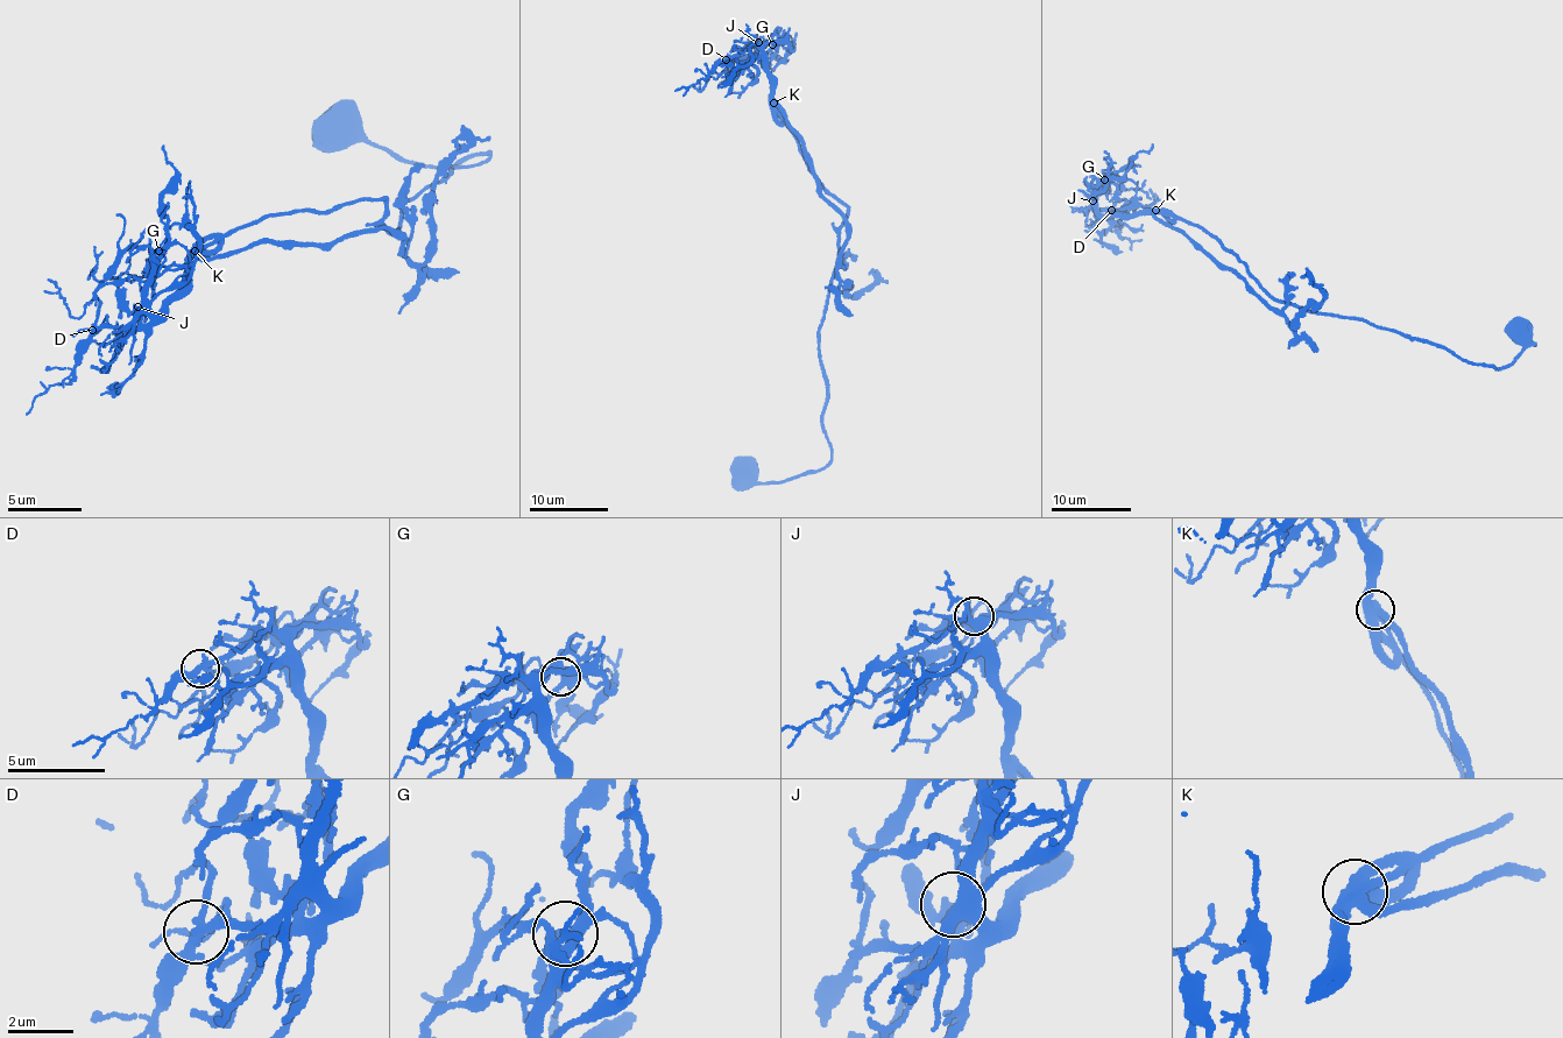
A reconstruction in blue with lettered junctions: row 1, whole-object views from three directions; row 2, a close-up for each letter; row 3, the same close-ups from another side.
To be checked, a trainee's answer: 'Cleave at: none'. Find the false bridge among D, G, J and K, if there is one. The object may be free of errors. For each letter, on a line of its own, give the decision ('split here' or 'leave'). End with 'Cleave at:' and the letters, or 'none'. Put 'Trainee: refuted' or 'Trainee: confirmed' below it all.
D: leave
G: leave
J: leave
K: leave
Cleave at: none
Trainee: confirmed

